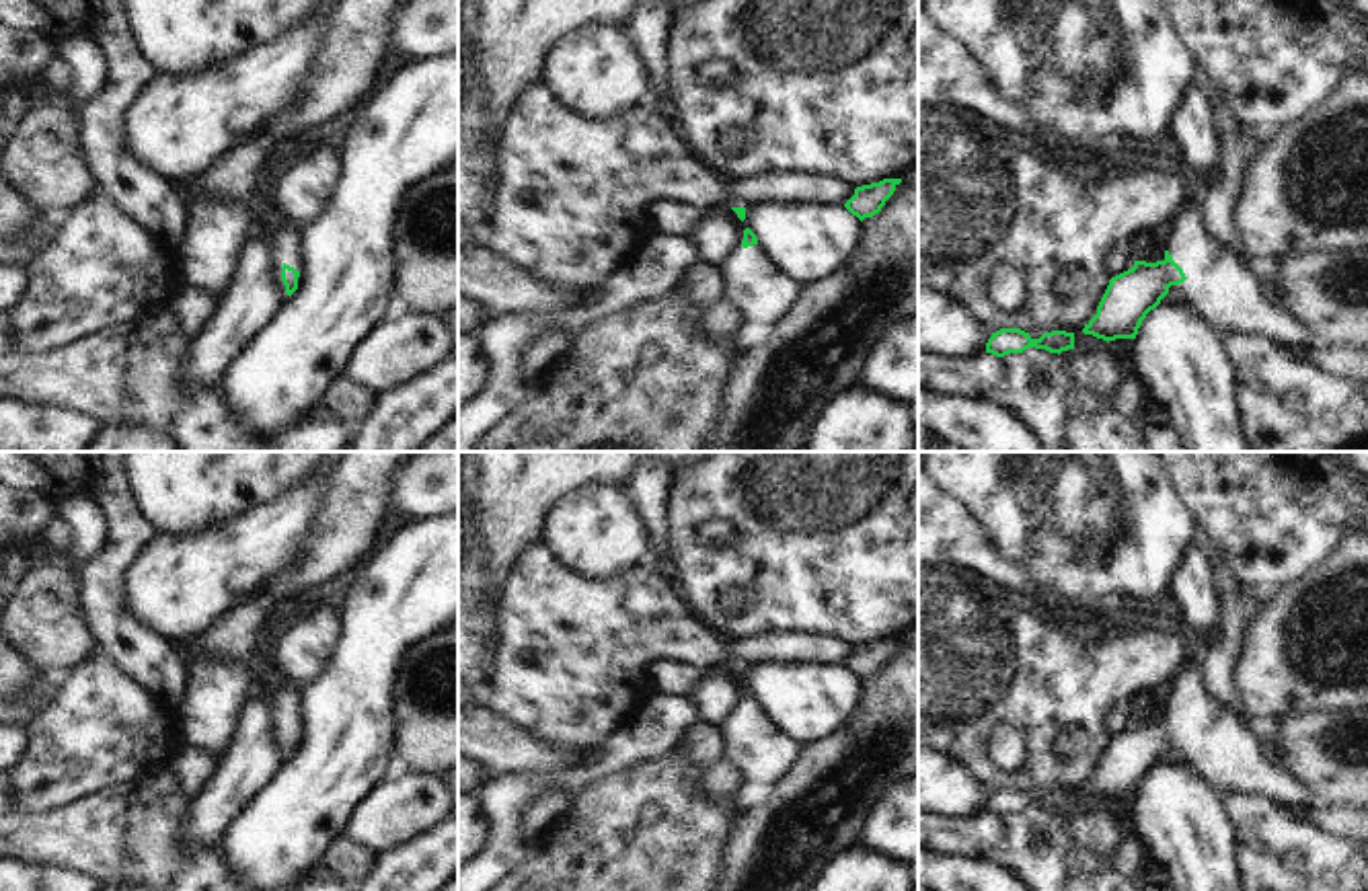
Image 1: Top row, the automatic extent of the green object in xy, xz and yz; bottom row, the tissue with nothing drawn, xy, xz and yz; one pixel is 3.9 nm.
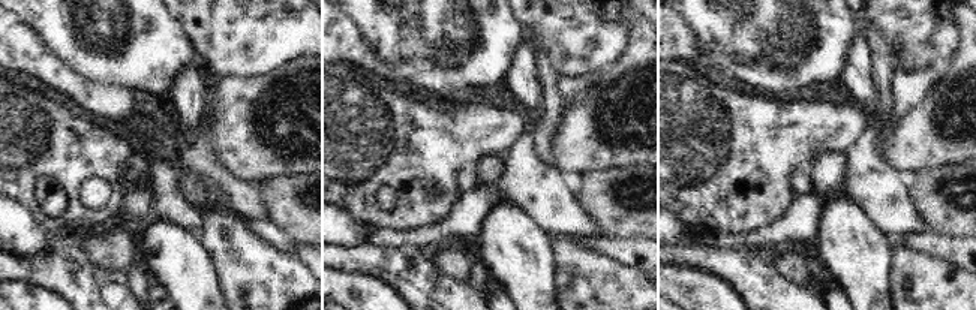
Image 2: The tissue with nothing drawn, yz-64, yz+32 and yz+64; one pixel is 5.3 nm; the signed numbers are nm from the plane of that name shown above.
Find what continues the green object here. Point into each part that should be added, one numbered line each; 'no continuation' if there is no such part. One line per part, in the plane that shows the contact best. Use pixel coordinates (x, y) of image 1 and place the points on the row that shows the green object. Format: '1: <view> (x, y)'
1: yz (1219, 280)

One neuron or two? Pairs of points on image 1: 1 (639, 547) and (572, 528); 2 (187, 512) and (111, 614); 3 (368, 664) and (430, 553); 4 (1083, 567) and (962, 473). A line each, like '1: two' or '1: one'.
1: one
2: two
3: one
4: one

